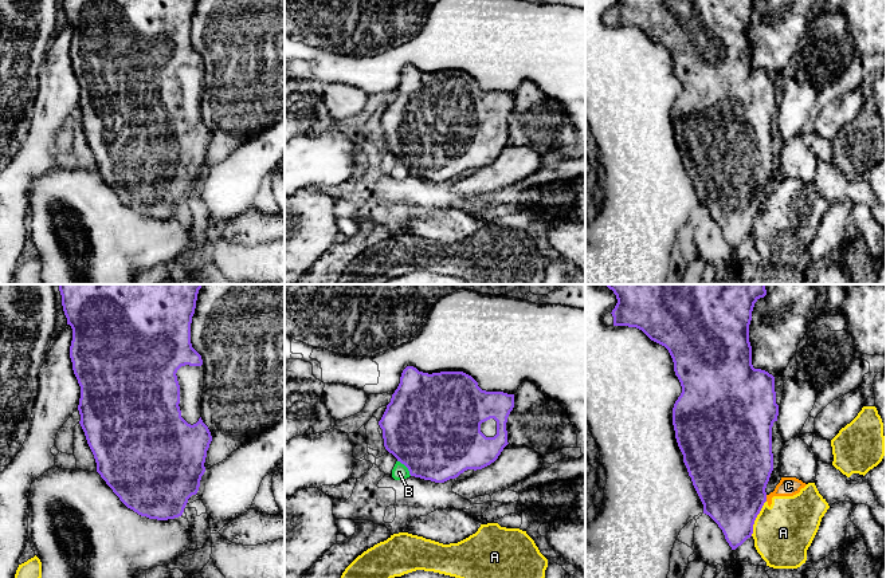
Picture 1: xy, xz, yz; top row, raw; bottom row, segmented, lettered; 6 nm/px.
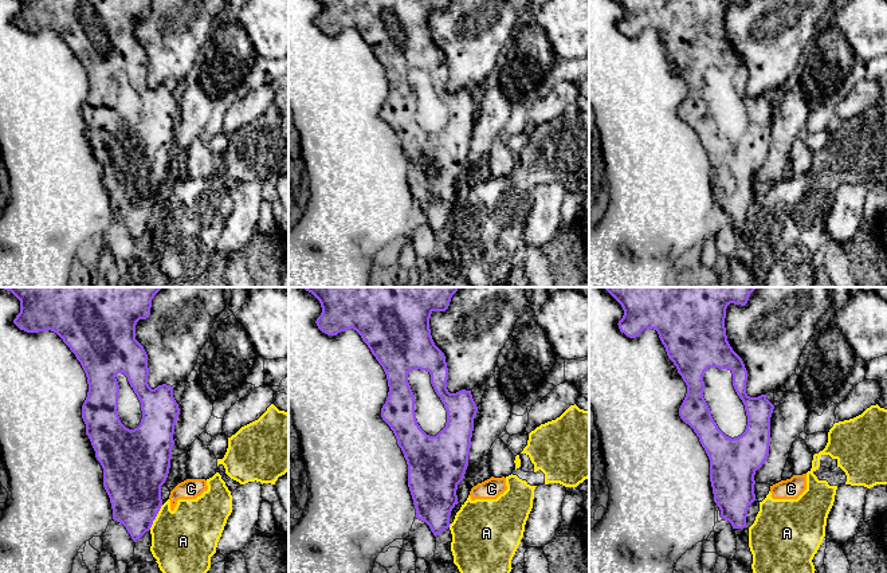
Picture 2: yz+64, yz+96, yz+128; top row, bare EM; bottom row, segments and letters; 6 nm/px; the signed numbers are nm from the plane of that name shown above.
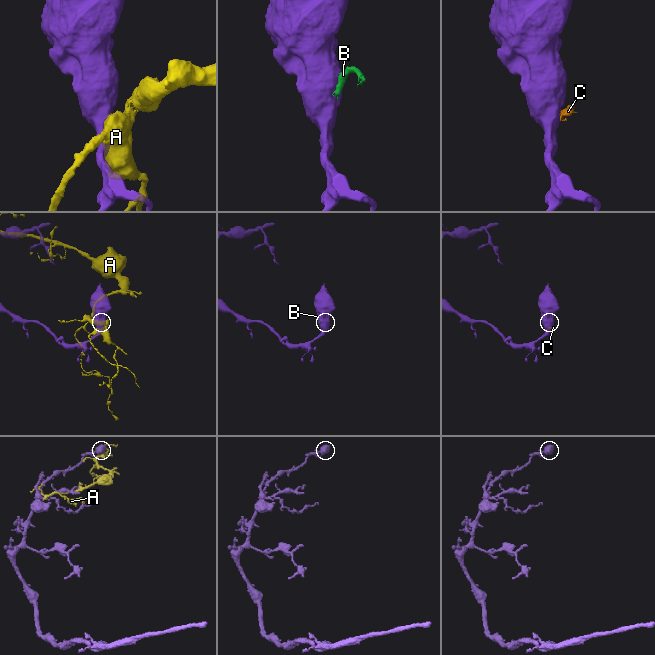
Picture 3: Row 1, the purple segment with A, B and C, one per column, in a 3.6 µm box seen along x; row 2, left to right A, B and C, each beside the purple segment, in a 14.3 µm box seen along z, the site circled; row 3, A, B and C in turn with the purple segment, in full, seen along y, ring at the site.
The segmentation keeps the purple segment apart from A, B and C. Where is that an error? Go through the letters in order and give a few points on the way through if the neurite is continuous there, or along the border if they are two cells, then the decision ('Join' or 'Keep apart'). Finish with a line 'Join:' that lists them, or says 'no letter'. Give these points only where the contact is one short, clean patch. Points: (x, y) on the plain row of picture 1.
A: Keep apart
B: Boundary: xz (398, 160), (411, 175). Keep apart
C: Boundary: yz (765, 195), (767, 200). Keep apart
Join: no letter

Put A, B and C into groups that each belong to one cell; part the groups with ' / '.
A C / B

